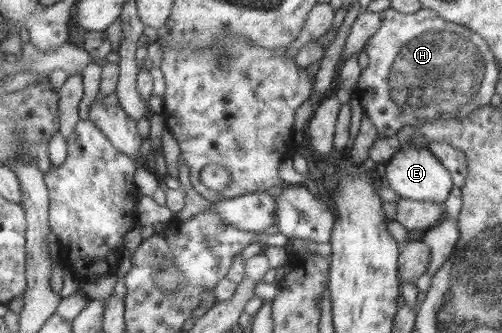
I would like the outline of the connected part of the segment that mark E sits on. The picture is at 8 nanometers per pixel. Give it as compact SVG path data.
M405 142L385 165L385 183L401 198L416 201L445 202L452 186L449 172L431 155L427 148Z

